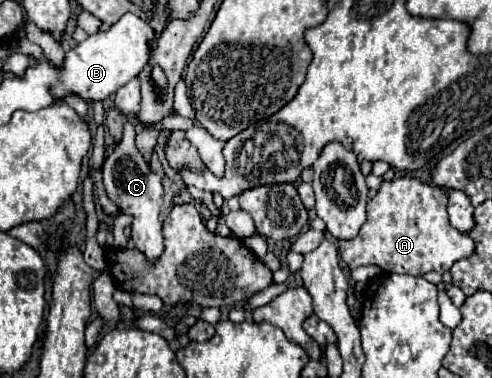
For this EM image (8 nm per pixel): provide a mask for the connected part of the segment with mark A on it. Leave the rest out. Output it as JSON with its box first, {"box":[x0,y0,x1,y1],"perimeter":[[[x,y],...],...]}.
{"box":[339,177,475,275],"perimeter":[[[411,177],[383,181],[375,197],[367,203],[367,221],[359,229],[359,235],[351,241],[339,241],[339,255],[349,269],[357,269],[361,265],[377,265],[387,273],[411,275],[425,275],[427,271],[449,271],[455,261],[469,257],[473,251],[475,243],[471,241],[471,237],[457,231],[447,219],[447,193],[437,185],[421,183],[419,179]]]}

